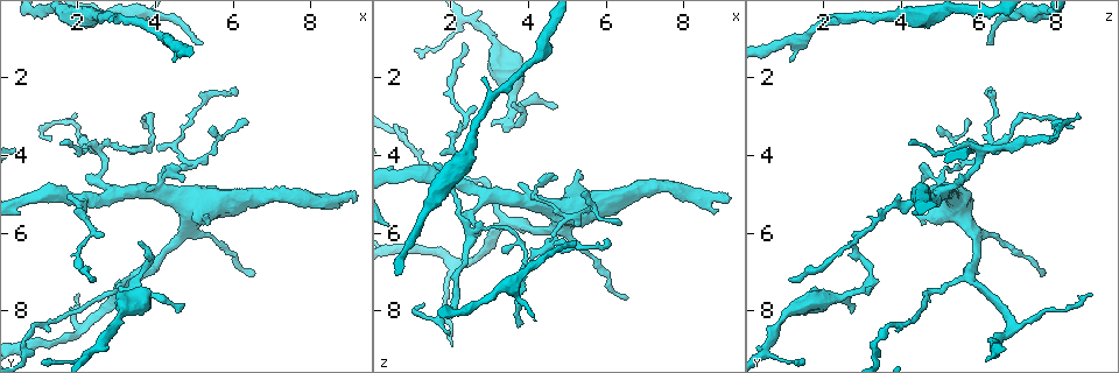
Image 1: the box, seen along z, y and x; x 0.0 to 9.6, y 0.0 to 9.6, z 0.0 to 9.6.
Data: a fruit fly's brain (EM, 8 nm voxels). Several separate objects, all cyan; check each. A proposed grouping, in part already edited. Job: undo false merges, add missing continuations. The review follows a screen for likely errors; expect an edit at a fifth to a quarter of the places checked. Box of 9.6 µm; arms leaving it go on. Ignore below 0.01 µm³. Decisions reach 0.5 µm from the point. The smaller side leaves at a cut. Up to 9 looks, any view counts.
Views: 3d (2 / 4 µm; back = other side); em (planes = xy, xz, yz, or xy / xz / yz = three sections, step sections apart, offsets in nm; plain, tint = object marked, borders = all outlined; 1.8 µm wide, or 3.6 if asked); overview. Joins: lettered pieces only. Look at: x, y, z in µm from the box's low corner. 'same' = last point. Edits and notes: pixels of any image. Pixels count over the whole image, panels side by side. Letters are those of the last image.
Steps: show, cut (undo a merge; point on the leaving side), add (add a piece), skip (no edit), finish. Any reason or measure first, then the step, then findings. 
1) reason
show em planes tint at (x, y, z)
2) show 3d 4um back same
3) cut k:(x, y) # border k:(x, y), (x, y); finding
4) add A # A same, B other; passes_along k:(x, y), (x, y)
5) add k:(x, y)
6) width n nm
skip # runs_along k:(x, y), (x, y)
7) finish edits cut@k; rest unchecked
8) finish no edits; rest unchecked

branch stops here
show em planes tint at (5.15, 1.10, 6.20)

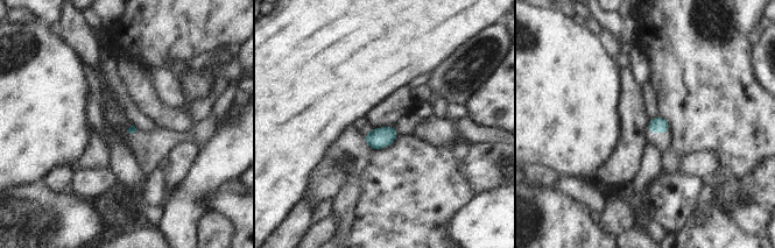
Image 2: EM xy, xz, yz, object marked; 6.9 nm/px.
see the neighbours
show em planes borders same

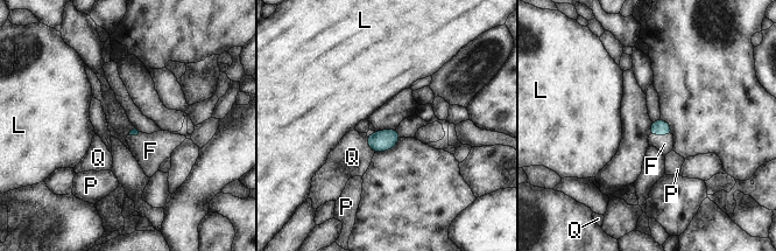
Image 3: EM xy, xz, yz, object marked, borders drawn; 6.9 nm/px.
add F # F same, L other, P other, Q other; the cell continues

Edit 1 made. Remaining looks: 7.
show overview

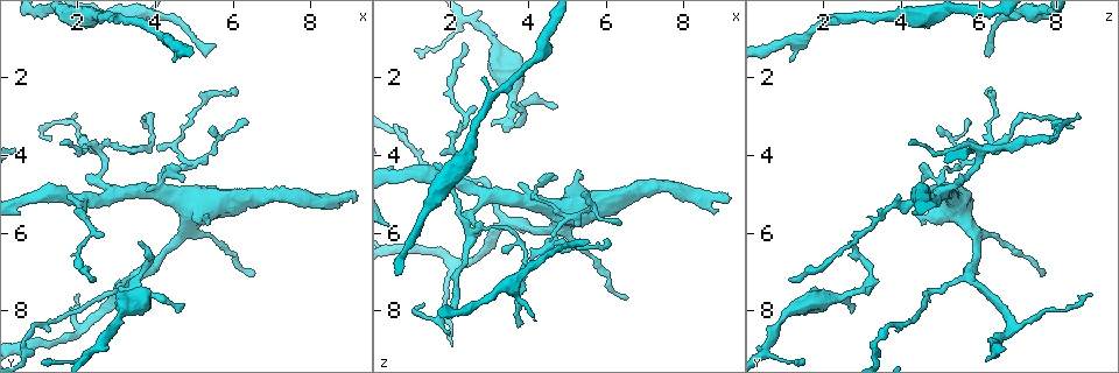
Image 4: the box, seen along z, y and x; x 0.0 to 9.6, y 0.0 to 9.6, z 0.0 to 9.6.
abrupt turn
show em planes borders at (2.65, 3.90, 6.10)

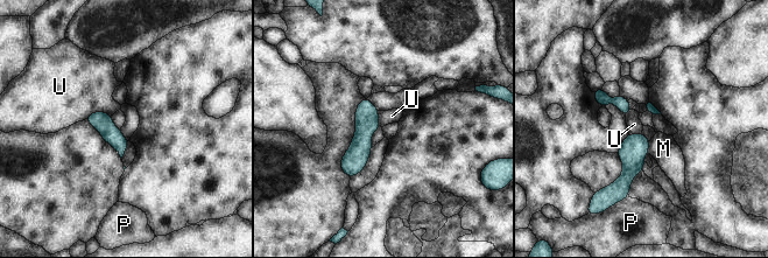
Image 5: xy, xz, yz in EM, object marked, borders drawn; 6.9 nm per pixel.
skip # M other, P other, U other; runs_along 5:(366, 102), (360, 150), (349, 173); continuous, no second cell

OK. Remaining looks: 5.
three-way junction
show 3d 2um at (3.55, 7.50, 2.80)

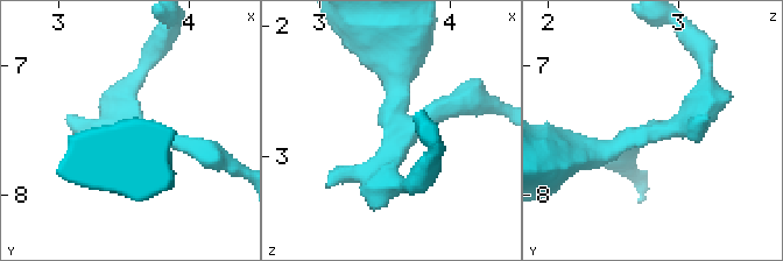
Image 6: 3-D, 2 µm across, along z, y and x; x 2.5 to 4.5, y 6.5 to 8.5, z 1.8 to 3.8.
need the tissue
show em yz step 4 tint at (3.56, 7.52, 2.76)

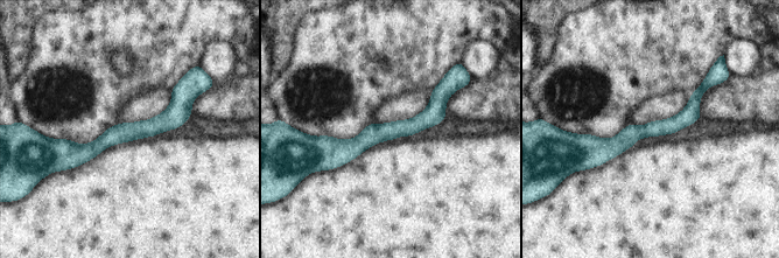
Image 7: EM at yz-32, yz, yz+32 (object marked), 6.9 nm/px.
show em xy step 16 borders same

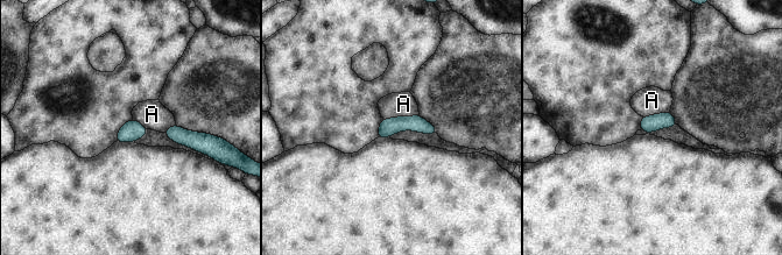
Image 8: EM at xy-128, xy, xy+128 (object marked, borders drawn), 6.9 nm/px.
skip # A other; continuous, no second cell

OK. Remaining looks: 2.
finish edits add@3; rest unchecked

